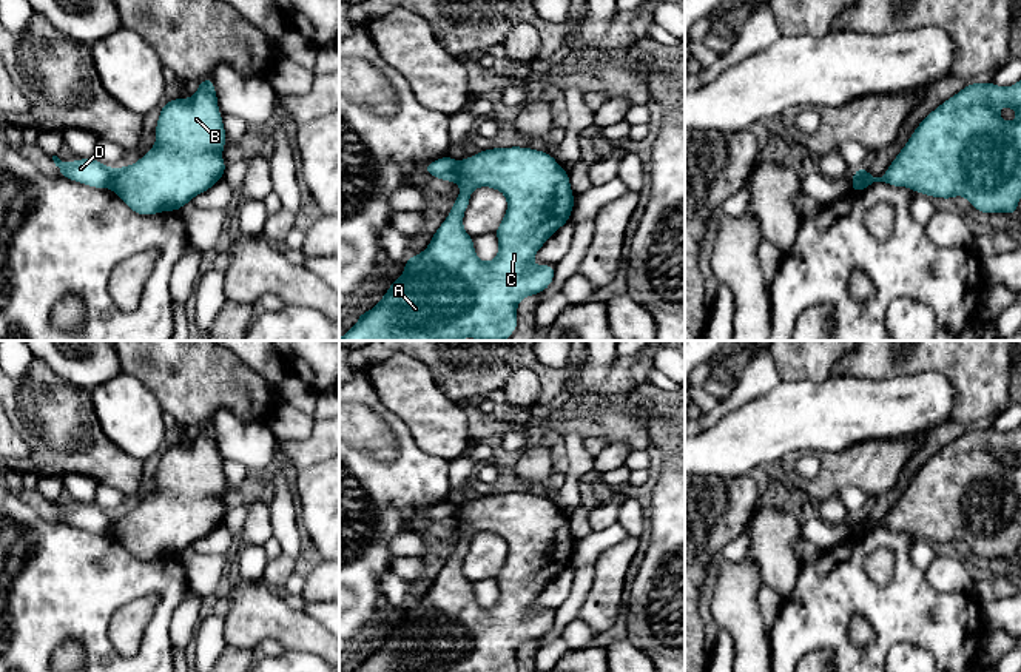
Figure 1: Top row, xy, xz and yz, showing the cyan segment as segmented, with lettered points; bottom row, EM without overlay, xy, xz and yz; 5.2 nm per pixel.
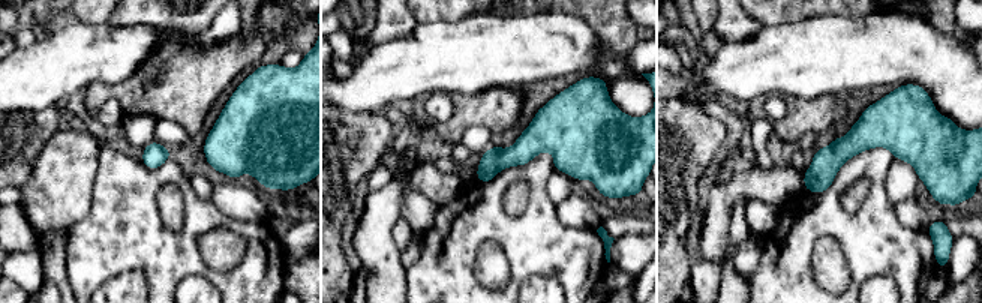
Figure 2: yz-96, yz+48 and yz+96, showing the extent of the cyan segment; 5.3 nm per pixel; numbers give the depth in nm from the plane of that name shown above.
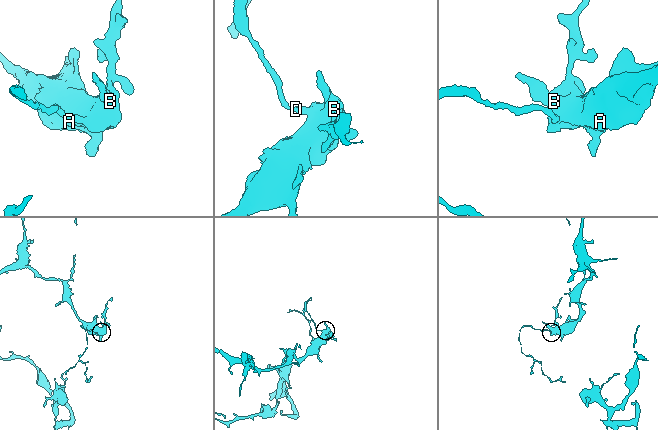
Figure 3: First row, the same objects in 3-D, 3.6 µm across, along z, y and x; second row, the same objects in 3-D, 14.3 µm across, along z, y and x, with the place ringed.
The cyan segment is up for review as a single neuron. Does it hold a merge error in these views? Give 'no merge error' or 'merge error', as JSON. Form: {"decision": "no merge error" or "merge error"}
{"decision": "merge error"}

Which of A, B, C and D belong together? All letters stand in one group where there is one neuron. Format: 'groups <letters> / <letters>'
groups A B C / D

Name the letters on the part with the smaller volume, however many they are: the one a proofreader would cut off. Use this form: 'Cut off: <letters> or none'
Cut off: D

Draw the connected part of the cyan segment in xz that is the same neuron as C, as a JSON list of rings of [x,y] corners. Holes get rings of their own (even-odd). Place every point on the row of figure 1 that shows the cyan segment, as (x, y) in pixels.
[[[490,148],[458,162],[457,183],[461,191],[427,248],[406,260],[401,277],[372,310],[358,314],[358,324],[339,341],[506,341],[517,330],[517,305],[552,284],[555,267],[534,267],[532,262],[574,210],[569,173],[544,151]],[[480,186],[498,190],[507,200],[507,211],[495,231],[500,250],[490,262],[478,259],[473,239],[463,227],[470,193]]]

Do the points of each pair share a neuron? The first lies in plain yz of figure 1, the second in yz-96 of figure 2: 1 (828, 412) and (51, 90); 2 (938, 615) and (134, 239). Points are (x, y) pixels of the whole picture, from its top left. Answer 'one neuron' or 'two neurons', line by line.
1: one neuron
2: one neuron

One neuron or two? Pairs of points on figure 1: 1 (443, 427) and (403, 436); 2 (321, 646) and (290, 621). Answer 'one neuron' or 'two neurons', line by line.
1: two neurons
2: one neuron

